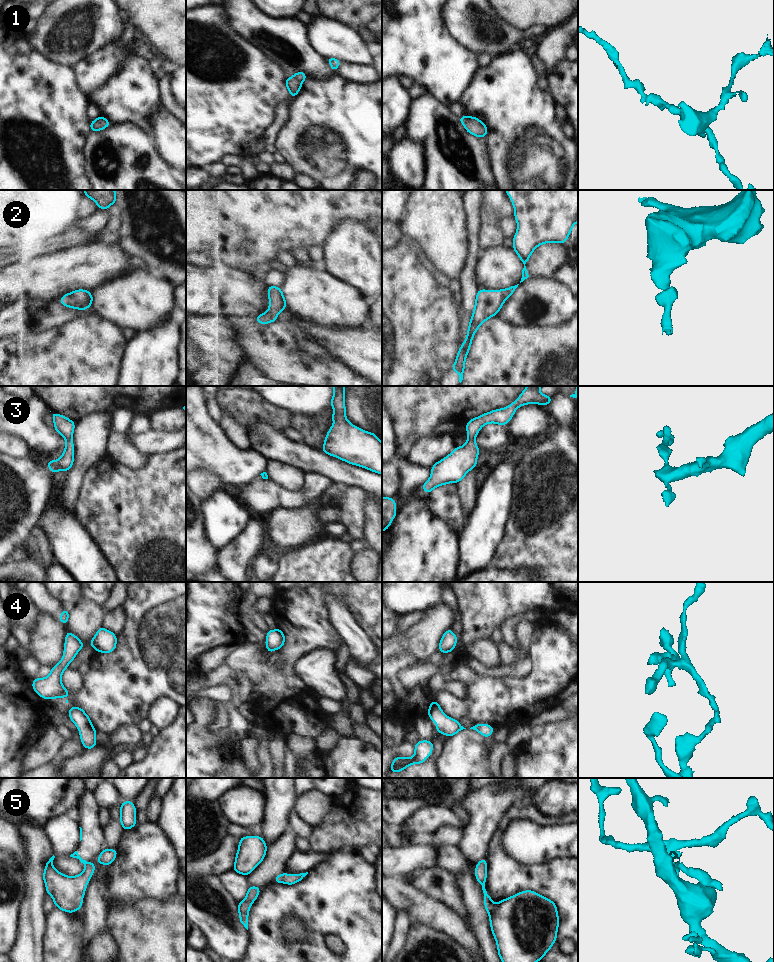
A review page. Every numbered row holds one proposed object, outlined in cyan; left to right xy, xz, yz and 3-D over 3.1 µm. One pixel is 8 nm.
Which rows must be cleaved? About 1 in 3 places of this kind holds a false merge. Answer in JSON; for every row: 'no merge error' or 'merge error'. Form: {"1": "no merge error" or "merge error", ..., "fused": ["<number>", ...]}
{"1": "no merge error", "2": "no merge error", "3": "no merge error", "4": "no merge error", "5": "merge error", "fused": ["5"]}

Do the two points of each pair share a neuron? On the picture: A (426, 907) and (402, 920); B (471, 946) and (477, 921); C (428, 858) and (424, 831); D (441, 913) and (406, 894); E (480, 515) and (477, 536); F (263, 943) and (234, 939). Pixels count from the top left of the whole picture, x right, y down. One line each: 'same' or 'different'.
A: different
B: different
C: different
D: same
E: same
F: different

